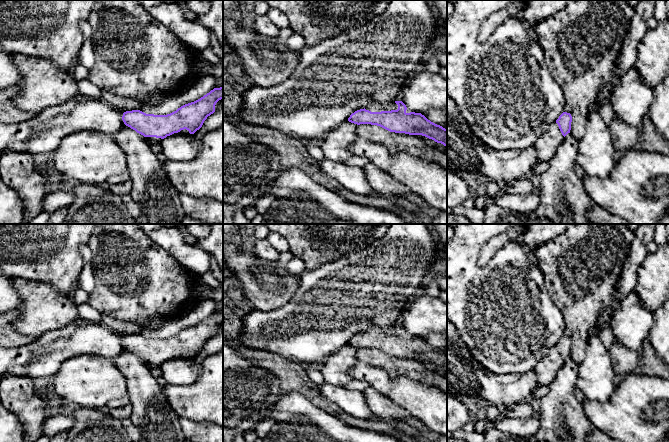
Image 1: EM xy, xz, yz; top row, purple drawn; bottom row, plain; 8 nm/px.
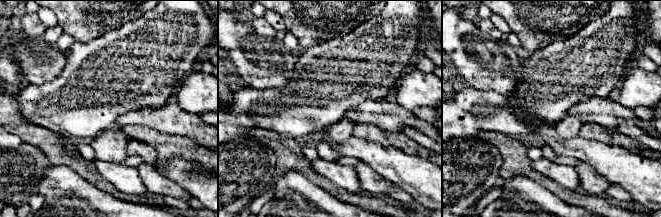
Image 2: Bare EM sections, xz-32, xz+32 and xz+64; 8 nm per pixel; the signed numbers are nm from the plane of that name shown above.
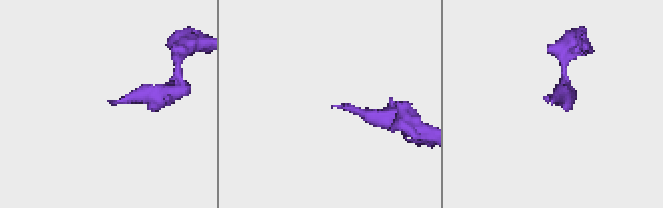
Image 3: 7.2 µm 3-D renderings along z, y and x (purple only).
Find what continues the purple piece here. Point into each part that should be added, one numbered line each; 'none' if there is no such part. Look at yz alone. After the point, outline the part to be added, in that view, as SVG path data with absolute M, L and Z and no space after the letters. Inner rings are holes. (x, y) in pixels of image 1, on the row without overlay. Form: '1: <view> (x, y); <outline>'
1: yz (546, 369); M556 346L552 347L549 353L544 356L534 367L538 379L538 386L549 385L563 366L564 360L562 359L559 350Z

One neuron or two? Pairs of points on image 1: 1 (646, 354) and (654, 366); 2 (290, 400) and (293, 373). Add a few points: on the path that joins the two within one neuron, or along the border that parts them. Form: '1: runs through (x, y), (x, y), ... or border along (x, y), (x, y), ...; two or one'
1: runs through (648, 357), (651, 363); one
2: border along (282, 391), (300, 392), (312, 403); two

